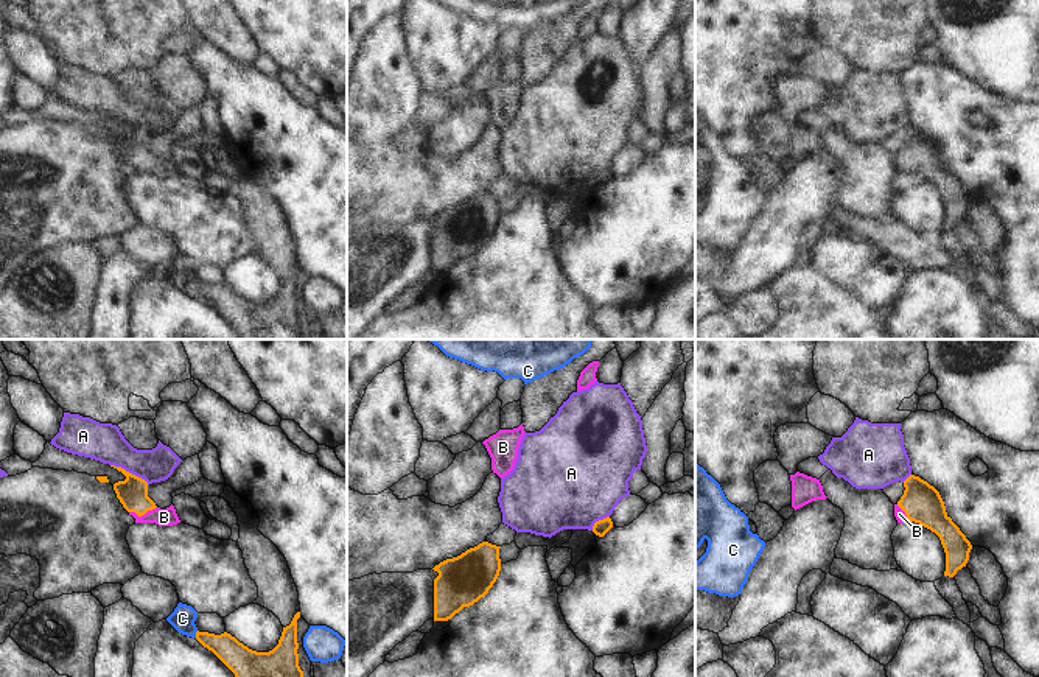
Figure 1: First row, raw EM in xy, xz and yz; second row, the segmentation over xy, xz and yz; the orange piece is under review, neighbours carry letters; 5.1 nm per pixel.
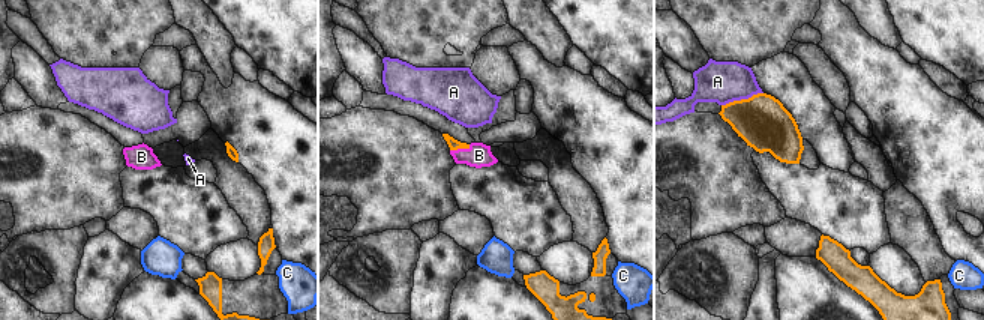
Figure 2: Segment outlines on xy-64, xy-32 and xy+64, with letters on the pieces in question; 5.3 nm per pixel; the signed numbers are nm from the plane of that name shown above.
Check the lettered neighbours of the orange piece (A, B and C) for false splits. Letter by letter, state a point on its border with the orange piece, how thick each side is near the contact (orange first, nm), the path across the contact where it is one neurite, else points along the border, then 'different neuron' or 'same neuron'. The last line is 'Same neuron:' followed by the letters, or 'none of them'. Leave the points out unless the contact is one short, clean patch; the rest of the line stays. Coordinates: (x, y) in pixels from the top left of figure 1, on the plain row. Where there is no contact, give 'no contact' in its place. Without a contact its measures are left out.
A: xy (128, 123) | 160/200 nm | different neuron
B: xy (142, 165) | 160/100 nm | across xy (132, 143), (142, 165), (164, 168) | same neuron
C: xy (196, 285) | 150/120 nm | along xy (198, 282), (195, 288) | different neuron
Same neuron: B

